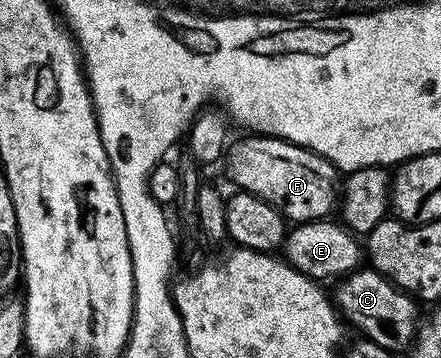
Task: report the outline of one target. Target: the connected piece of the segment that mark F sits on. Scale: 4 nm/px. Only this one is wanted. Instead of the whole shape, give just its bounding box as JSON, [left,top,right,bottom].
[224,137,340,224]

